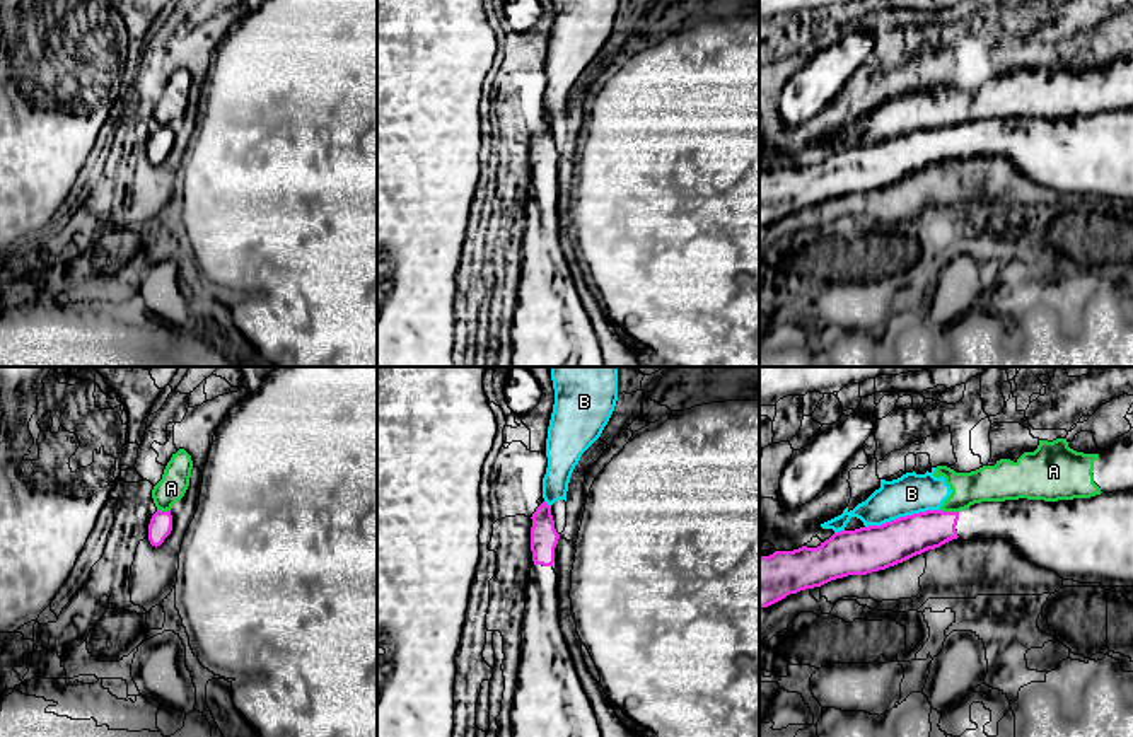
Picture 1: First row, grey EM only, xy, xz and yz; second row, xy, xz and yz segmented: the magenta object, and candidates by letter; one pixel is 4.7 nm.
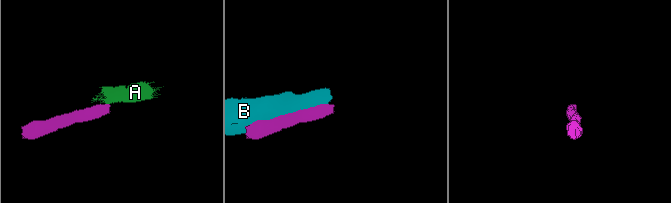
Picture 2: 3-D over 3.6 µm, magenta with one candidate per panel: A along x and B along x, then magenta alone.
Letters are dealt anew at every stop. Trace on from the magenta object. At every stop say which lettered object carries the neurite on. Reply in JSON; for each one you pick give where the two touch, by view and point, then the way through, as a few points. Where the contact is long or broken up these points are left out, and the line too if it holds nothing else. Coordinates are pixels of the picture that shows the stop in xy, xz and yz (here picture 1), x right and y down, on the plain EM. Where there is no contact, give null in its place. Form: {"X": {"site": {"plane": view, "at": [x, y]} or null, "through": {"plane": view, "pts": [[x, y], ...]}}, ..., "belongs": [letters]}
{"belongs": []}

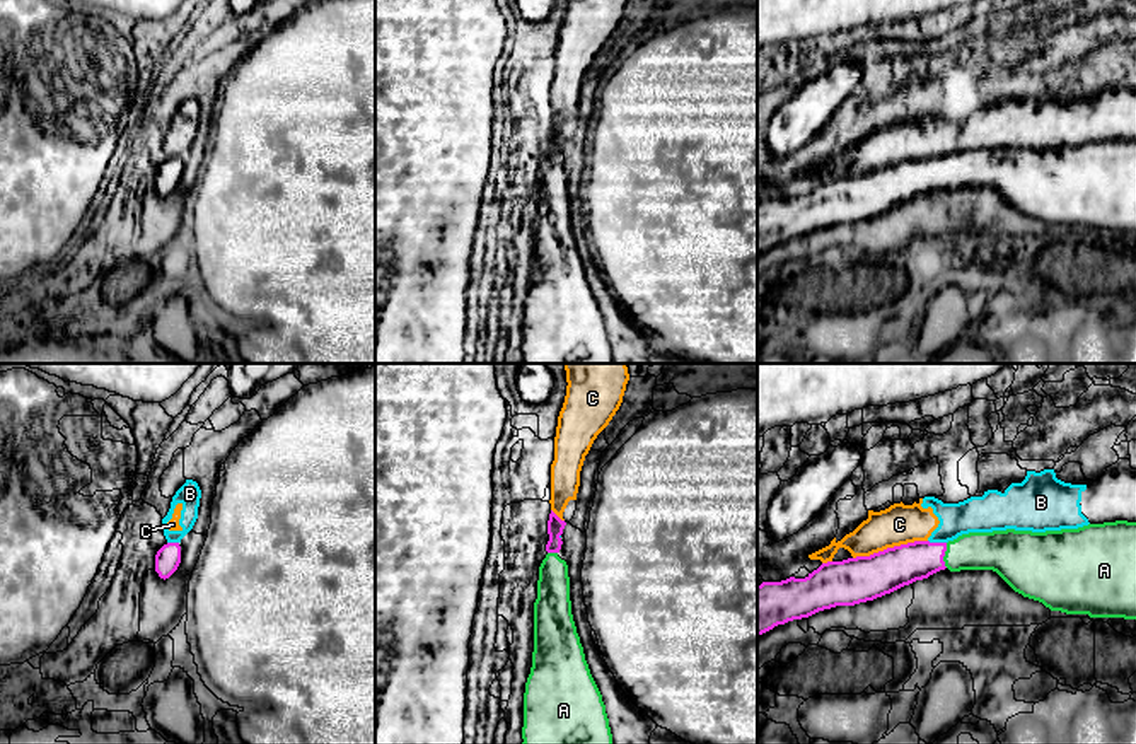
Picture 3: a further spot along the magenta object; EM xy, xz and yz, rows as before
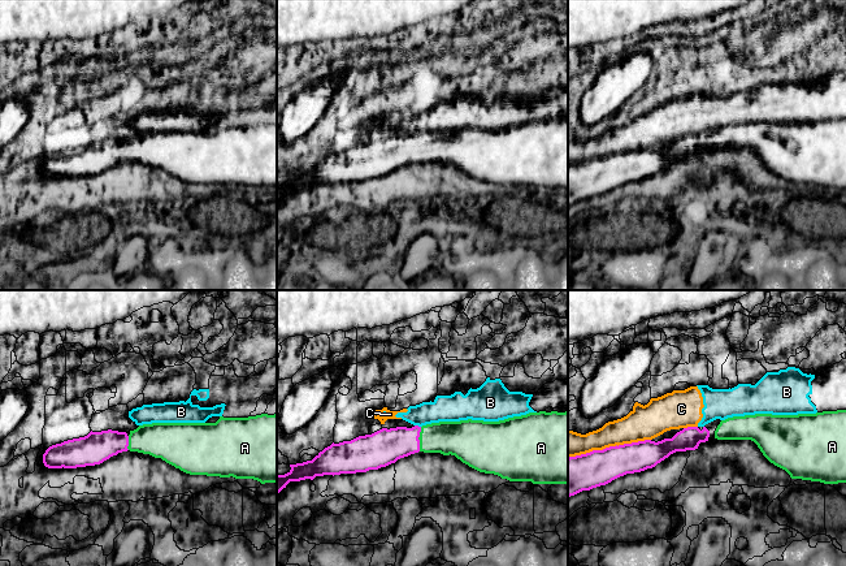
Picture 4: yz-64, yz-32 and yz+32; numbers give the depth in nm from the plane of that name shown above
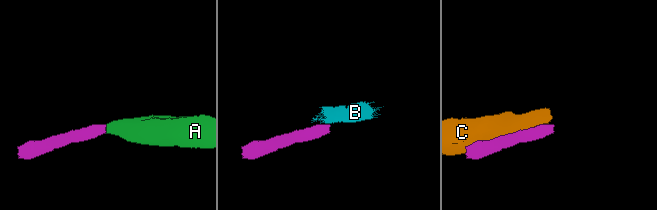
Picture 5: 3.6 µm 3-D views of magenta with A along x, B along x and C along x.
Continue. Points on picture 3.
{"A": {"site": {"plane": "yz", "at": [944, 173]}, "through": {"plane": "yz", "pts": [[896, 185], [944, 173], [996, 168]]}}, "belongs": ["A"]}

